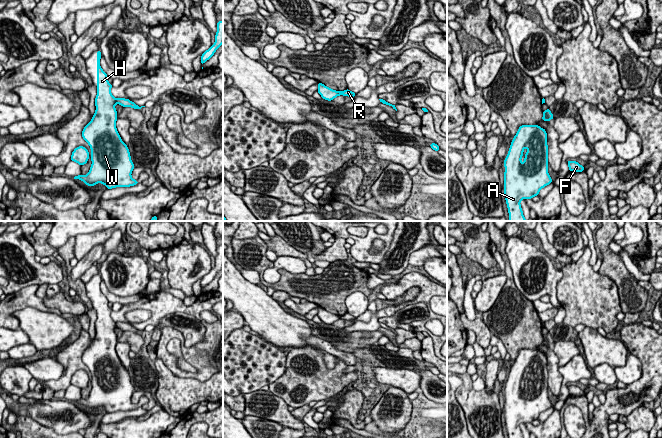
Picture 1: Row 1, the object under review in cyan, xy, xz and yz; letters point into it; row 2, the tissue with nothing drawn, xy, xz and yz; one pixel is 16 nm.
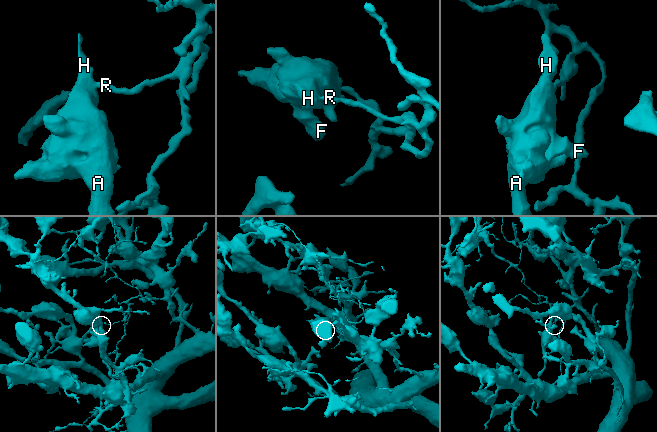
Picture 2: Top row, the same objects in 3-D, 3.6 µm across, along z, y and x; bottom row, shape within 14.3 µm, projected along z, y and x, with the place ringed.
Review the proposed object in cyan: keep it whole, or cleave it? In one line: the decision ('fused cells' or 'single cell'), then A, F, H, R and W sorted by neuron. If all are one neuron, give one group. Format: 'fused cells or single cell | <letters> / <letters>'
fused cells | A F H W / R

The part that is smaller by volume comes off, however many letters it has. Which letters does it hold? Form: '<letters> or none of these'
R

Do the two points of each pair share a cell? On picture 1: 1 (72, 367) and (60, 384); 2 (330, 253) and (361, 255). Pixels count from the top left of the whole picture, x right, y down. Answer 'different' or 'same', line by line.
1: same
2: different

